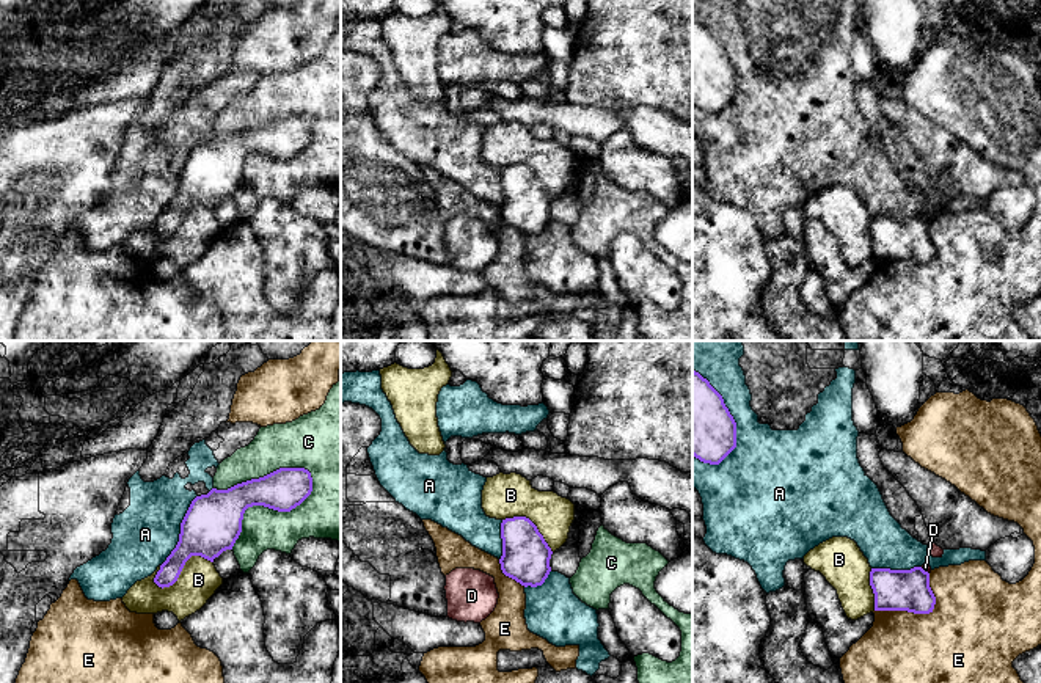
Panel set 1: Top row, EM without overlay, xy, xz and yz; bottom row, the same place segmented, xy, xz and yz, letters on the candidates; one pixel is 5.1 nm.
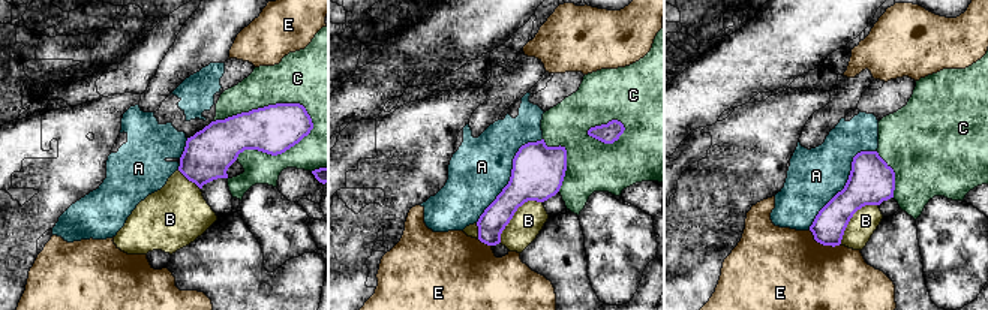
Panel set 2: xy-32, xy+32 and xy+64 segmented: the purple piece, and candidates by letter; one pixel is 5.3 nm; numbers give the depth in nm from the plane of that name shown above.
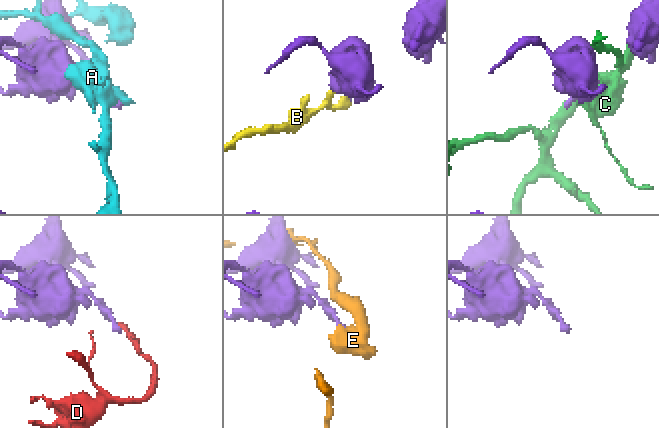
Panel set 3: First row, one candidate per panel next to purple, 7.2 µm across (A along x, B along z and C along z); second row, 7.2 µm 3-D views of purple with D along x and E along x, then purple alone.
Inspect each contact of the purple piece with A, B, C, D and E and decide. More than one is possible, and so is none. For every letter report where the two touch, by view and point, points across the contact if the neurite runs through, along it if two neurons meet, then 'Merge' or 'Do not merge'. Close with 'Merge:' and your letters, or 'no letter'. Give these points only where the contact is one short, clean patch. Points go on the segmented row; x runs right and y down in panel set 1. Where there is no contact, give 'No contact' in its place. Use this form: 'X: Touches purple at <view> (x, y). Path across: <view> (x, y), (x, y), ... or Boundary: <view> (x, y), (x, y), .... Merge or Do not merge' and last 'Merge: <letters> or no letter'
A: Touches purple at yz (732, 416). Do not merge
B: Touches purple at xy (181, 570). Do not merge
C: Touches purple at xy (270, 507). Do not merge
D: Touches purple at yz (924, 570). Boundary: yz (920, 567), (928, 573). Do not merge
E: Touches purple at yz (920, 613). Do not merge
Merge: no letter

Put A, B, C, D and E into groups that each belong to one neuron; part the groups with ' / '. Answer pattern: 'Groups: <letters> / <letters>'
Groups: A / B / C / D / E

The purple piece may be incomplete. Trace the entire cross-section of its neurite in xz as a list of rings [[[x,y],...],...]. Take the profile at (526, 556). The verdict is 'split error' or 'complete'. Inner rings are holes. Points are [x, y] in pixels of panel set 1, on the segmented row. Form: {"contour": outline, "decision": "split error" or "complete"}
{"contour": [[[526,517],[506,518],[501,523],[501,570],[521,586],[537,587],[545,583],[551,567],[551,548],[537,526]]], "decision": "complete"}

